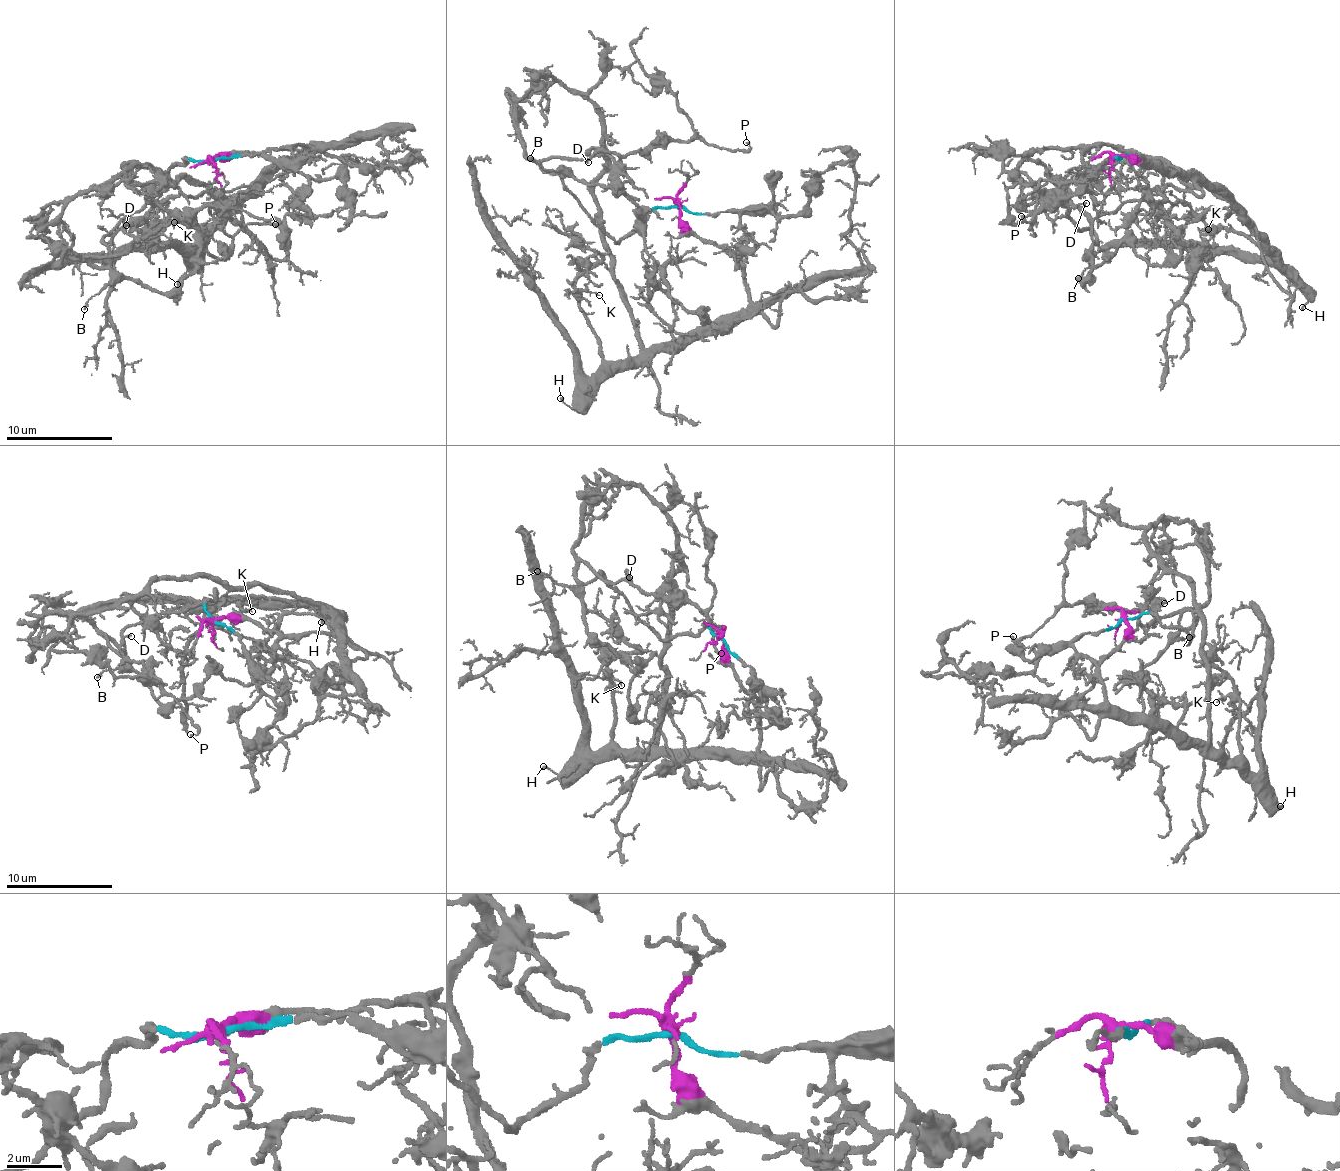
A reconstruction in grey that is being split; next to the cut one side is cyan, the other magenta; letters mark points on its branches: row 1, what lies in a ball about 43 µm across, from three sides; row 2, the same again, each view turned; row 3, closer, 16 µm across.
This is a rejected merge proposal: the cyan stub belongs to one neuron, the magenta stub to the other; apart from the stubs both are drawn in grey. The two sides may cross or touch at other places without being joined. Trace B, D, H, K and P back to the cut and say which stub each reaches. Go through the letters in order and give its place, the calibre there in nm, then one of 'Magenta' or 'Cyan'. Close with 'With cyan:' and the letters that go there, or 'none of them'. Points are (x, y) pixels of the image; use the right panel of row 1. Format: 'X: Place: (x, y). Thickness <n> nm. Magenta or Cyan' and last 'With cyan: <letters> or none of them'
B: Place: (1078, 278). Thickness 150 nm. Cyan
D: Place: (1086, 203). Thickness 130 nm. Cyan
H: Place: (1302, 307). Thickness 140 nm. Magenta
K: Place: (1208, 229). Thickness 120 nm. Magenta
P: Place: (1021, 216). Thickness 130 nm. Cyan
With cyan: B, D, P

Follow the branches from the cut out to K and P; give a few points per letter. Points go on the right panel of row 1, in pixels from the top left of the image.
K: (1115, 159), (1129, 158), (1192, 172), (1220, 188), (1265, 250), (1242, 235), (1223, 228), (1209, 231), (1207, 229)
P: (1115, 159), (1145, 159), (1162, 170), (1160, 185), (1102, 214), (1093, 222), (1095, 242), (1042, 190), (1022, 217)

